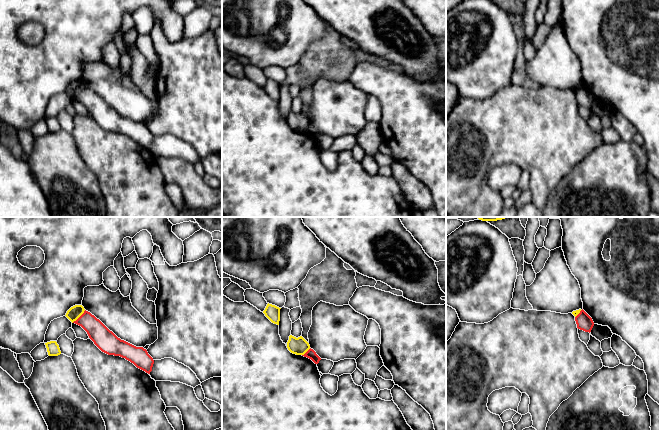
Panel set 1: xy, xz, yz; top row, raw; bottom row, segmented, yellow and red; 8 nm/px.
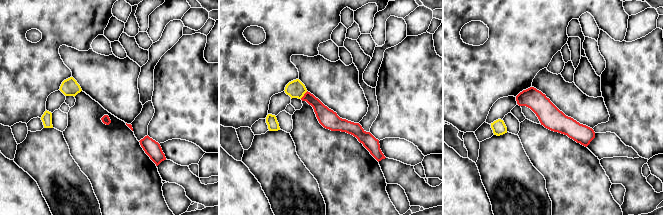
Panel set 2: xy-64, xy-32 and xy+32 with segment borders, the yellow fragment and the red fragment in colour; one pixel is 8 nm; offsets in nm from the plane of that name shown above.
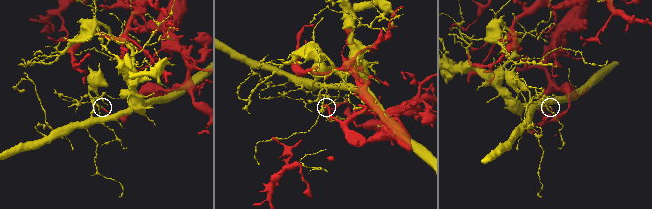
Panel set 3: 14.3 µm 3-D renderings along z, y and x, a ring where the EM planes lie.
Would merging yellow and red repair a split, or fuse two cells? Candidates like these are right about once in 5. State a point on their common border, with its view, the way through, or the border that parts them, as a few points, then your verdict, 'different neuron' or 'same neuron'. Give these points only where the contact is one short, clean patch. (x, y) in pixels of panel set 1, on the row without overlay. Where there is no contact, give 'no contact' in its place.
meets yellow in xy at (78, 93); border along xy (85, 86), (72, 98); different neuron

